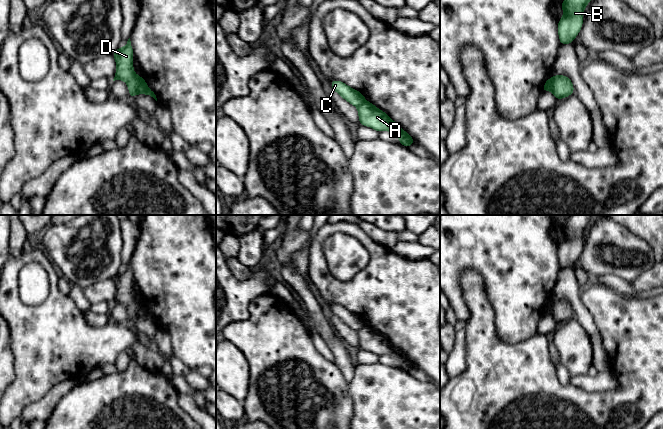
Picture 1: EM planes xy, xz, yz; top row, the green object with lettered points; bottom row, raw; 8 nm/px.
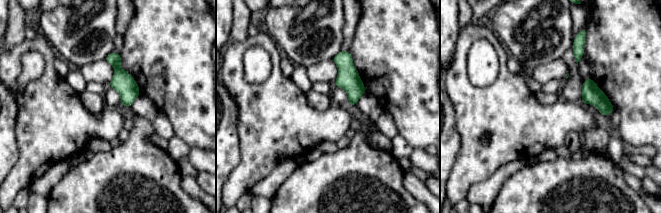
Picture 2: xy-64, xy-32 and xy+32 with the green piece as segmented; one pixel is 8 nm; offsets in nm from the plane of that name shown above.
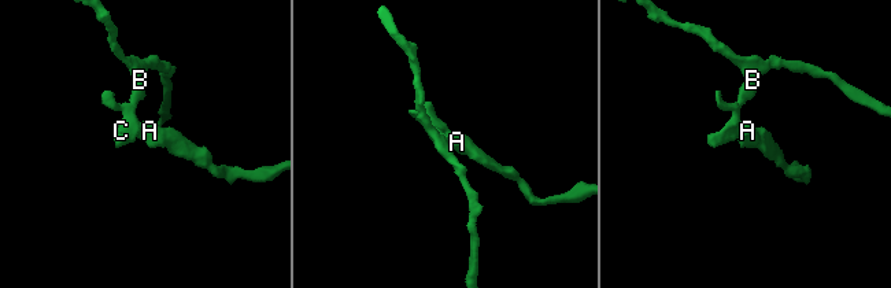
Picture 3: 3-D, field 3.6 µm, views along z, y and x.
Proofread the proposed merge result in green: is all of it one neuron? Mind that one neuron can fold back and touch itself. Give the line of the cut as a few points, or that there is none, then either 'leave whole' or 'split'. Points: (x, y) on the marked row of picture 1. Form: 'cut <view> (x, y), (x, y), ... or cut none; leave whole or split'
cut xy (139, 76), (135, 93); split

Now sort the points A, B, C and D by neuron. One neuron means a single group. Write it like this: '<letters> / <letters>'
A / B C D

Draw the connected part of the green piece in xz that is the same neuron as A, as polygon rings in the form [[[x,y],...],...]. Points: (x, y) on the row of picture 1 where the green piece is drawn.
[[[365,101],[358,107],[359,123],[373,128],[377,132],[390,131],[399,137],[399,143],[405,147],[416,143],[414,139],[399,125],[394,122],[385,112]]]

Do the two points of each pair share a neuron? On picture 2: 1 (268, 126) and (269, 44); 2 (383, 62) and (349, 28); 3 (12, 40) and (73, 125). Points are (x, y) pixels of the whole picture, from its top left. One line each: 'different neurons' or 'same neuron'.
1: same neuron
2: different neurons
3: different neurons

